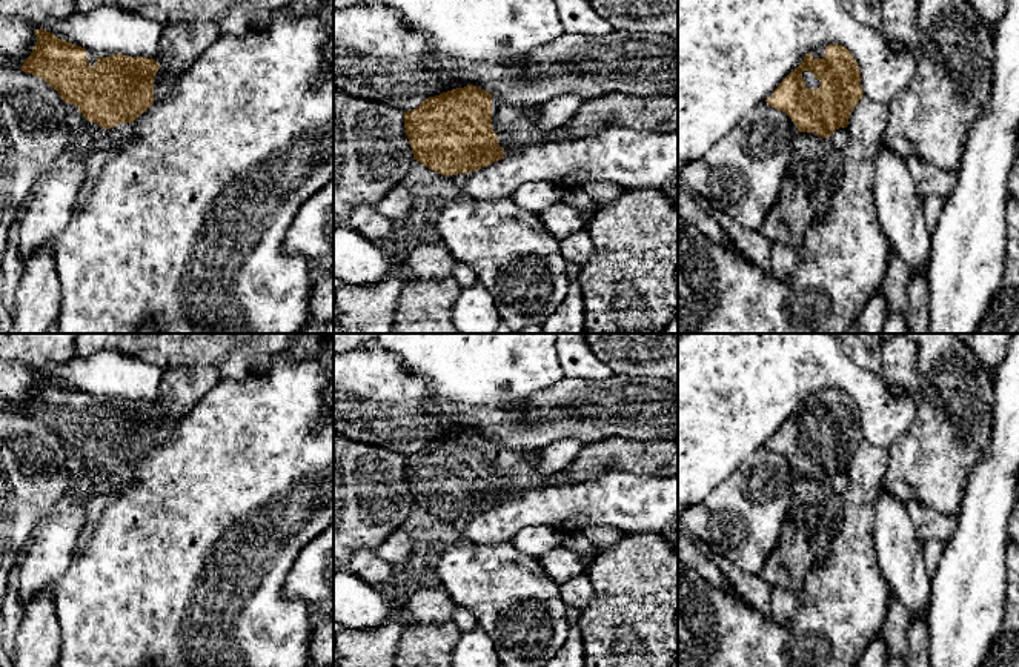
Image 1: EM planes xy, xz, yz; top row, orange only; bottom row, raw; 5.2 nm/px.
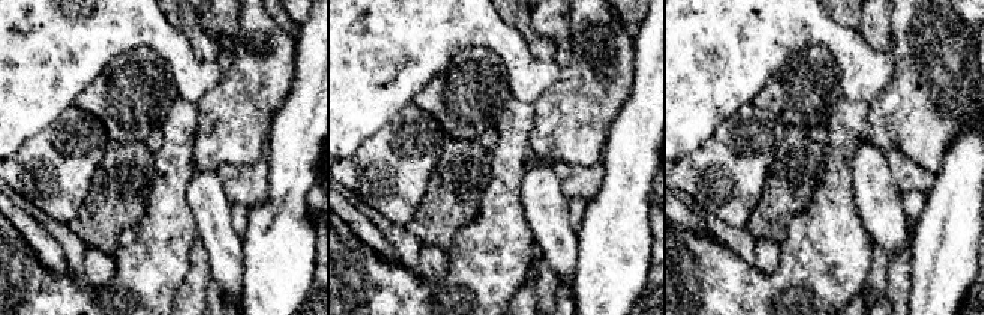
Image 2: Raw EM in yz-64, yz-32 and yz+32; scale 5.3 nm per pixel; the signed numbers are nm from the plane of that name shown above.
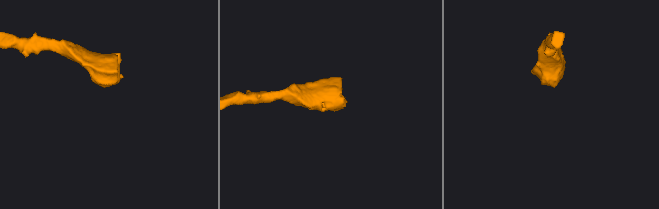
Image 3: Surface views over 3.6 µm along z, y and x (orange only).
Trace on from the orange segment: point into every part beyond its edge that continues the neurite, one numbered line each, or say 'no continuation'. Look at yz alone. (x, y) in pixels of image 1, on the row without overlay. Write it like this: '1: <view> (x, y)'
1: yz (812, 426)

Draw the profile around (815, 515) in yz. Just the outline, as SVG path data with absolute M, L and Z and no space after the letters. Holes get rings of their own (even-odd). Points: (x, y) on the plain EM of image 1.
M799 476L779 539L759 576L772 589L781 587L799 595L808 570L828 556L842 523L842 495L830 483Z

